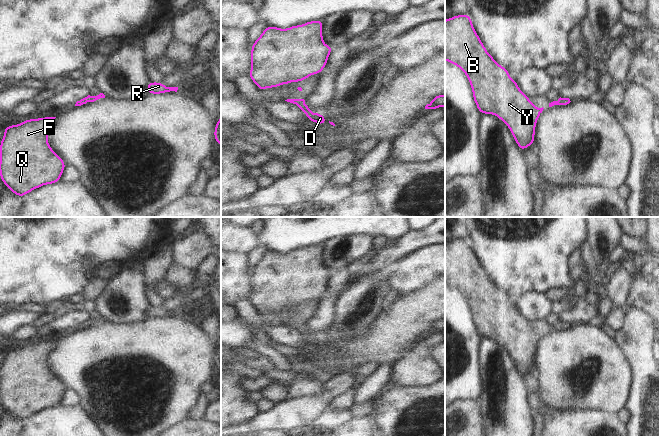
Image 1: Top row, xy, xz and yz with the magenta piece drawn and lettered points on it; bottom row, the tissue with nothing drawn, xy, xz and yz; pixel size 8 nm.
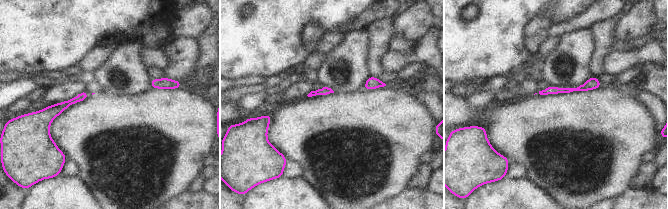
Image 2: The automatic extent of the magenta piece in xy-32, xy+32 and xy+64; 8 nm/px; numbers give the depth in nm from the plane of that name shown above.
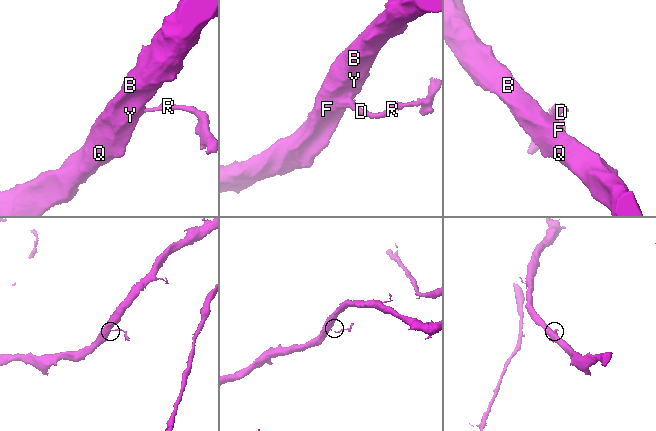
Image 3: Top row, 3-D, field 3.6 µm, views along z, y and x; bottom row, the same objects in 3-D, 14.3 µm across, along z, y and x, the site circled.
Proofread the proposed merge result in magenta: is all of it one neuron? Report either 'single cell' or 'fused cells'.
single cell

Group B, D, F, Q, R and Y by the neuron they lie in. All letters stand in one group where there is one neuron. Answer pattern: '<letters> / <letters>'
B D F Q R Y

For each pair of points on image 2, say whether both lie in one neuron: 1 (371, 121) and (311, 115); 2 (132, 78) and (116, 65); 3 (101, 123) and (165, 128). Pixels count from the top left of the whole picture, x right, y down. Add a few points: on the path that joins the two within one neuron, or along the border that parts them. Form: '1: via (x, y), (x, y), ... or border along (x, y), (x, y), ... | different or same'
1: via (356, 121), (326, 121) | same
2: via (128, 77), (120, 69) | same
3: via (117, 123), (149, 124) | same

